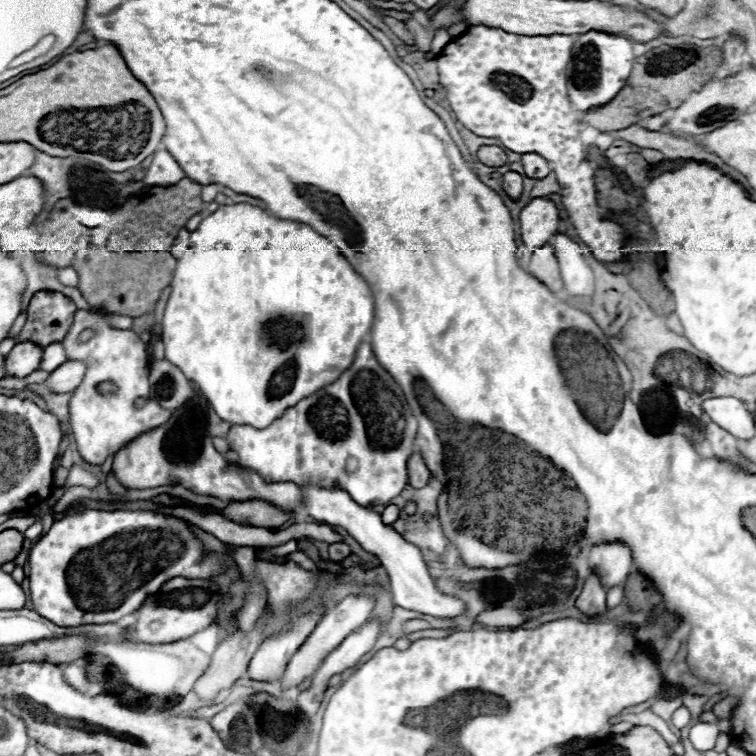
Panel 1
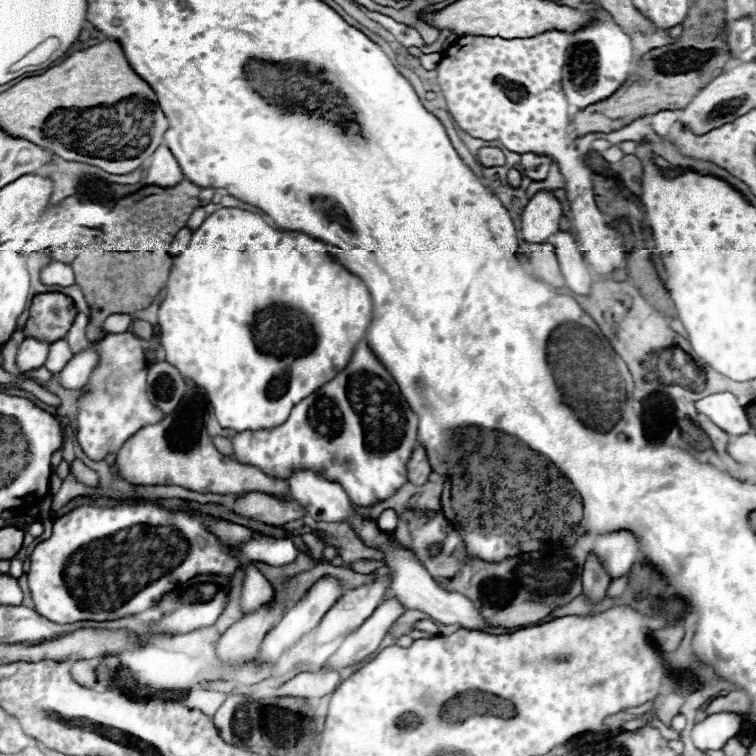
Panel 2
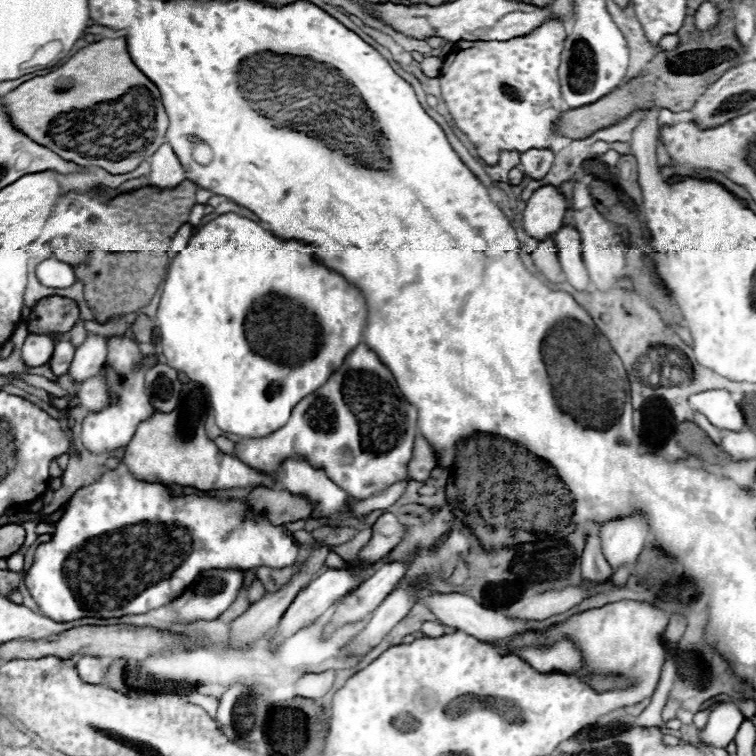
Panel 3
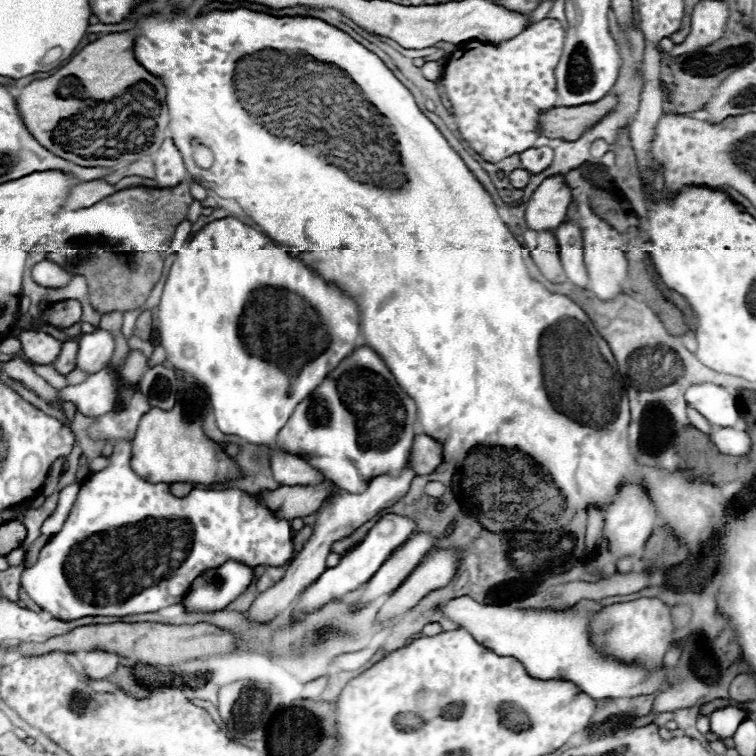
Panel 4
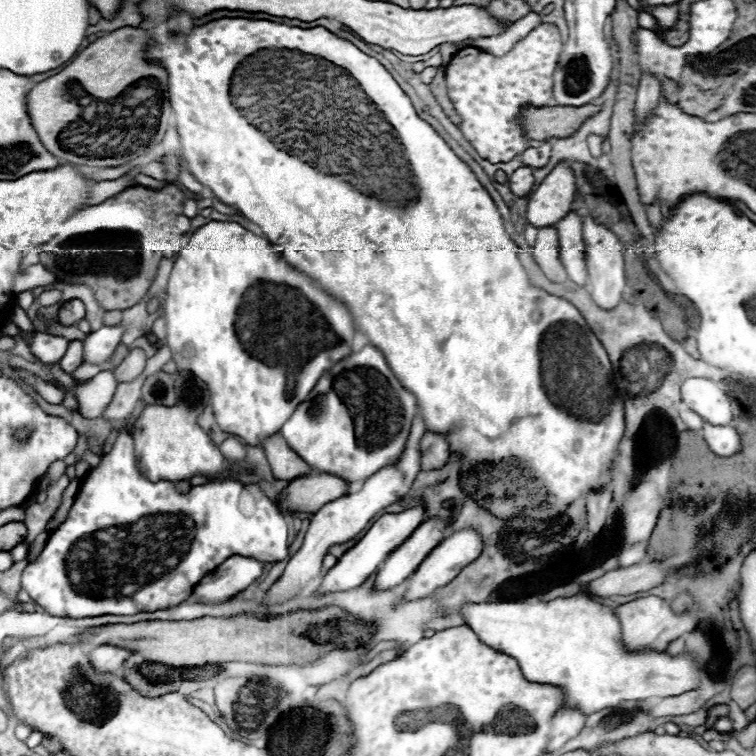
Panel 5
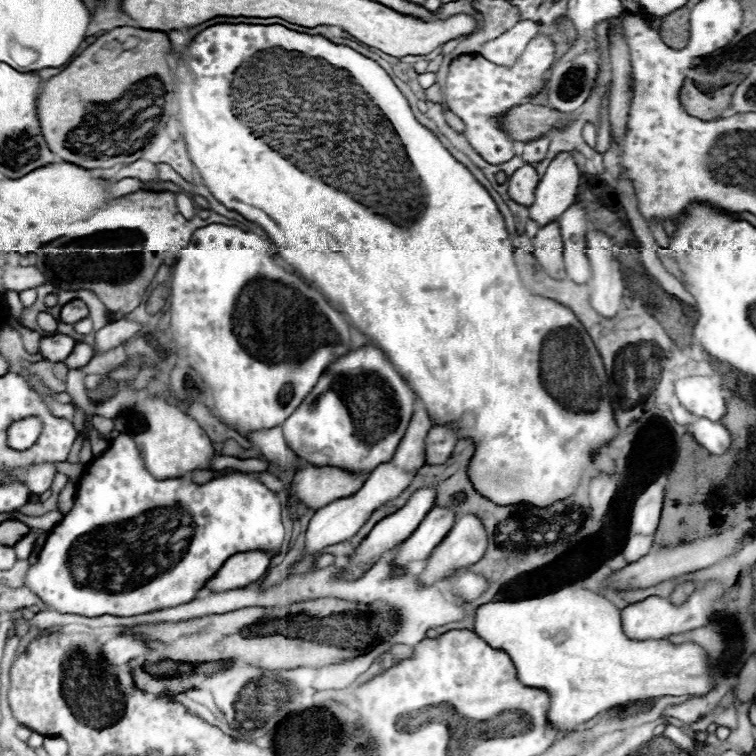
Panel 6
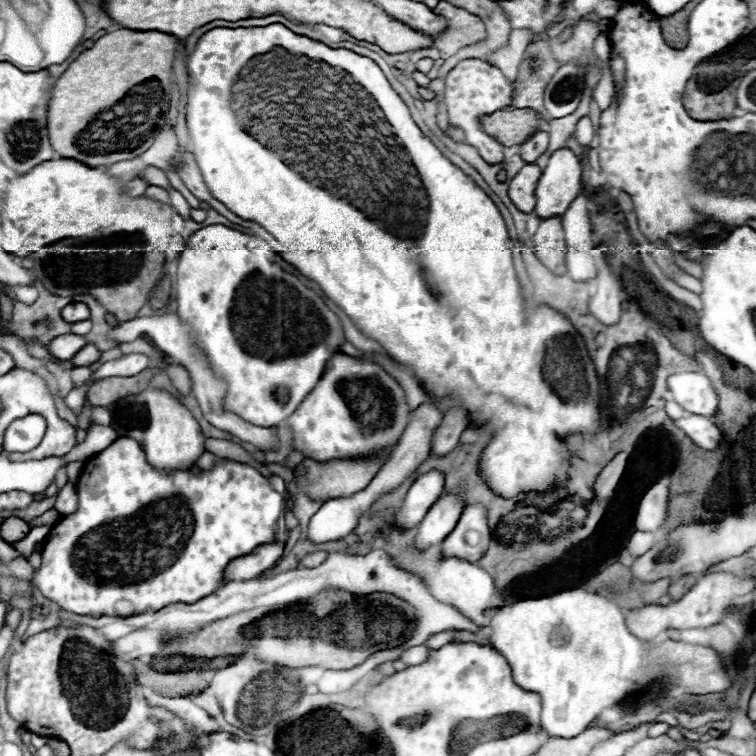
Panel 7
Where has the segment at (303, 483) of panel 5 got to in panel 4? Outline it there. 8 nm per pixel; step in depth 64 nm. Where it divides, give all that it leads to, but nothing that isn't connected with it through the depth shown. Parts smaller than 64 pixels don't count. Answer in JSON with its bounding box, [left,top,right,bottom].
[258,486,328,520]

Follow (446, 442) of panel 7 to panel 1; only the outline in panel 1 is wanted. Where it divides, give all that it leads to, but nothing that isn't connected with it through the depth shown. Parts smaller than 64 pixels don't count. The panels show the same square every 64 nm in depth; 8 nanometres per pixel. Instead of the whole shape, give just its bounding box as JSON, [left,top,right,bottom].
[408,452,430,488]

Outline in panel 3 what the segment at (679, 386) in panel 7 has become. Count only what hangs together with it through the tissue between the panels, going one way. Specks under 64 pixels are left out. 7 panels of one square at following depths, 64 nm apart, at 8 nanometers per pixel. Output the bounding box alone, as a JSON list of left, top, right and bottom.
[690,390,746,432]

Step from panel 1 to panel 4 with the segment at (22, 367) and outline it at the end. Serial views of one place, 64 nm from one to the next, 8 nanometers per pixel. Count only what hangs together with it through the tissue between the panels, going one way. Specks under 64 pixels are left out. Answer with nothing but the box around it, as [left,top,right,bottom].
[20,330,62,364]

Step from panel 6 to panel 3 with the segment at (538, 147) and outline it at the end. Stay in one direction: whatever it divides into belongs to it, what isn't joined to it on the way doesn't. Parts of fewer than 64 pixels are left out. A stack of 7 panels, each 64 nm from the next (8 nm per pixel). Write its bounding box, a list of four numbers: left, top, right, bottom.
[520,150,554,180]

